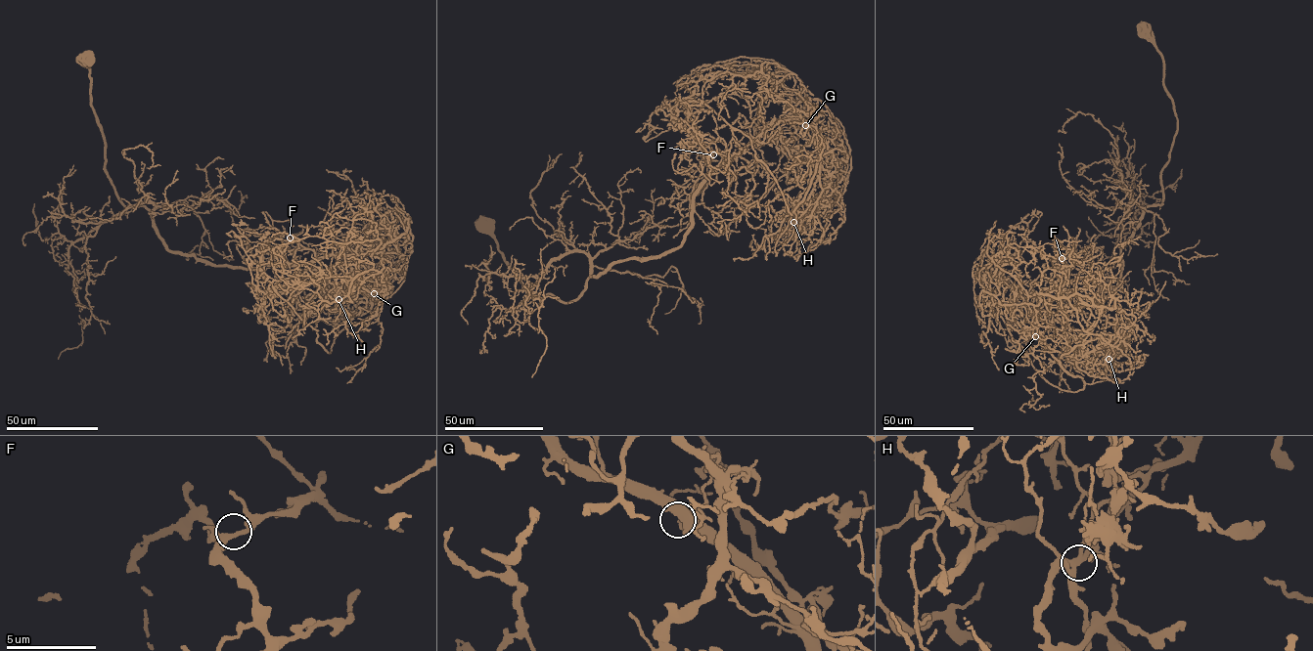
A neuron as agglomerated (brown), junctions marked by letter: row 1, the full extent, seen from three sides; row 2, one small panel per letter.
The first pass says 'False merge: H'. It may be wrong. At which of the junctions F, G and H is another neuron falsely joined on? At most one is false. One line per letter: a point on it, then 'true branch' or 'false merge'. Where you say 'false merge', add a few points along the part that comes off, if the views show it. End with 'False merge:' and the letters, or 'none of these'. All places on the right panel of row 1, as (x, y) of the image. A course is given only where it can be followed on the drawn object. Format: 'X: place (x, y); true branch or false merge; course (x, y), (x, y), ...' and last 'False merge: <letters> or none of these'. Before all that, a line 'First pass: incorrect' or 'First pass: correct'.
First pass: correct
F: place (1062, 258); true branch
G: place (1035, 336); true branch
H: place (1109, 359); false merge; course (1109, 359), (1092, 383), (1062, 390), (1005, 325), (990, 266), (1017, 251), (1041, 213), (1030, 215)
False merge: H

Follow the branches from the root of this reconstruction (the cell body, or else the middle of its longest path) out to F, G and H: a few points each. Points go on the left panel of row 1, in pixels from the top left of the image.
F: (87, 60), (105, 173), (125, 206), (150, 211), (169, 250), (247, 269), (253, 257), (282, 250), (290, 238)
G: (87, 60), (105, 173), (125, 206), (150, 211), (169, 250), (243, 269), (351, 256), (374, 293)
H: (87, 60), (105, 173), (169, 250), (243, 269), (334, 256), (371, 309), (339, 299)

